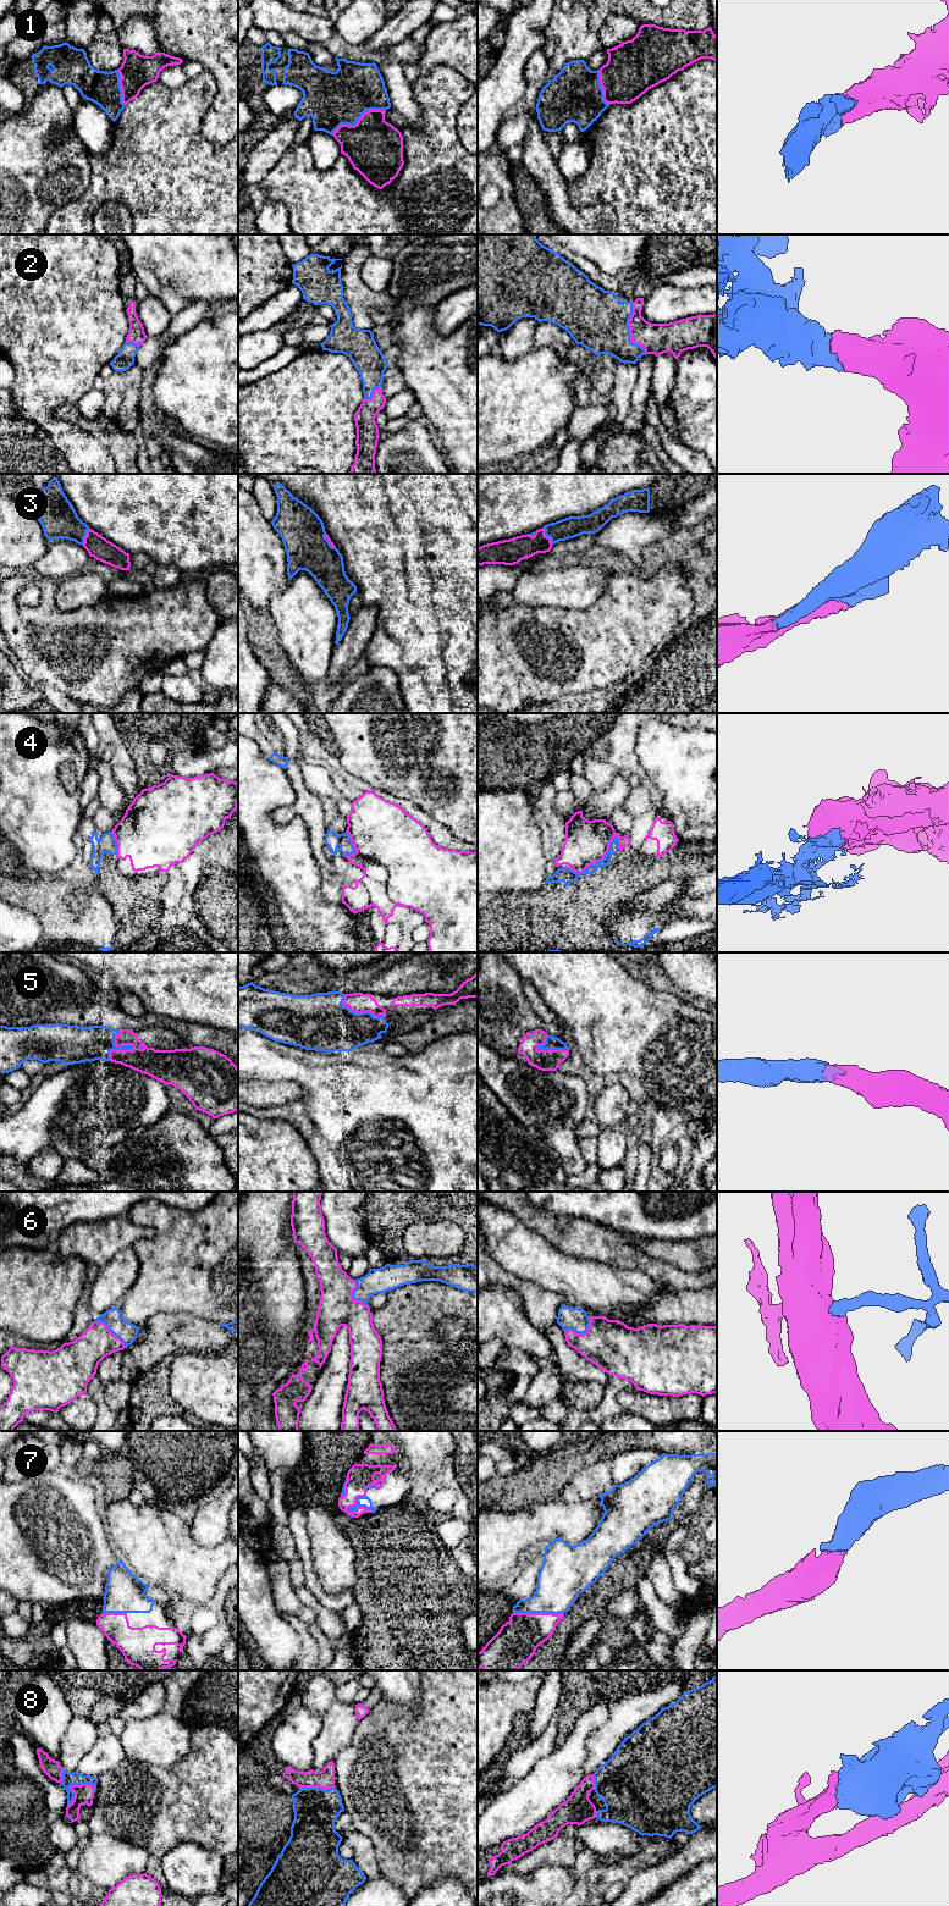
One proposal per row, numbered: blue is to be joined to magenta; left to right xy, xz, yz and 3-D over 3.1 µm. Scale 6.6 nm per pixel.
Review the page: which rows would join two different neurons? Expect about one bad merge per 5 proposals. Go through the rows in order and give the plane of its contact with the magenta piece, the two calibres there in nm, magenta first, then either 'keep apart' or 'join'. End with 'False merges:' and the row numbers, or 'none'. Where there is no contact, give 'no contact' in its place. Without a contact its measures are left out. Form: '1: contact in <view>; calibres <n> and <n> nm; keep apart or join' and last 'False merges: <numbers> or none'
1: contact in xz; calibres 380 and 360 nm; join
2: contact in yz; calibres 200 and 400 nm; join
3: contact in yz; calibres 170 and 140 nm; join
4: contact in yz; calibres 300 and 100 nm; keep apart
5: contact in xy; calibres 180 and 240 nm; join
6: contact in xy; calibres 240 and 130 nm; join
7: contact in xz; calibres 170 and 70 nm; join
8: contact in xy; calibres 130 and 90 nm; join
False merges: 4

